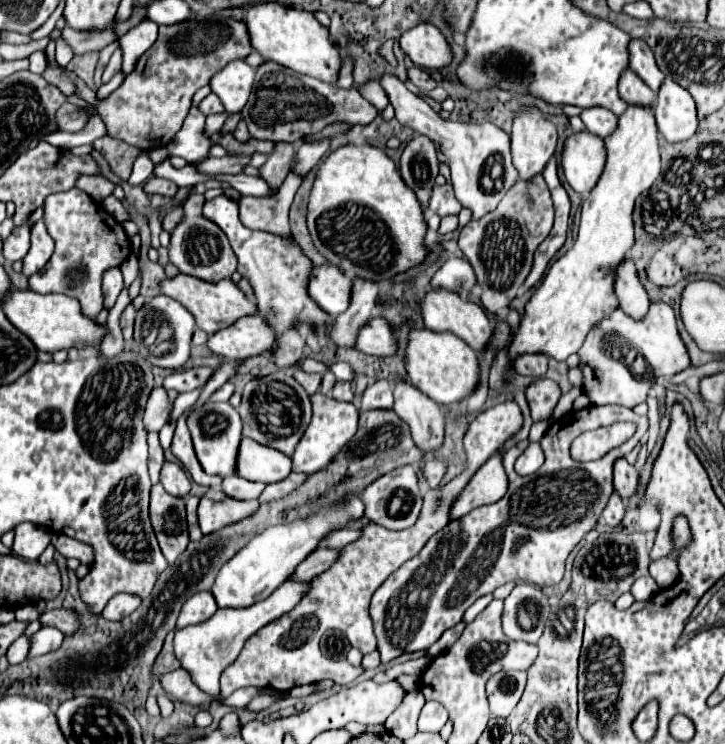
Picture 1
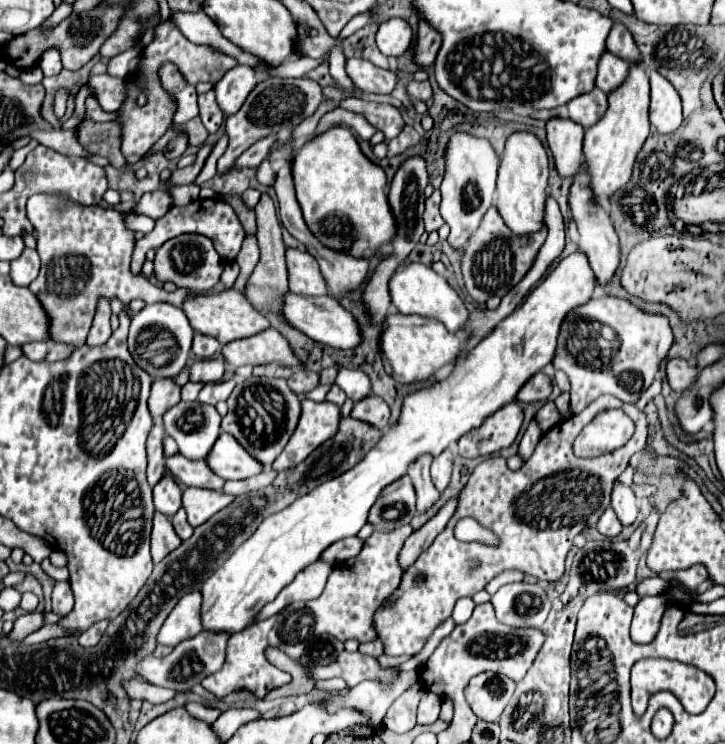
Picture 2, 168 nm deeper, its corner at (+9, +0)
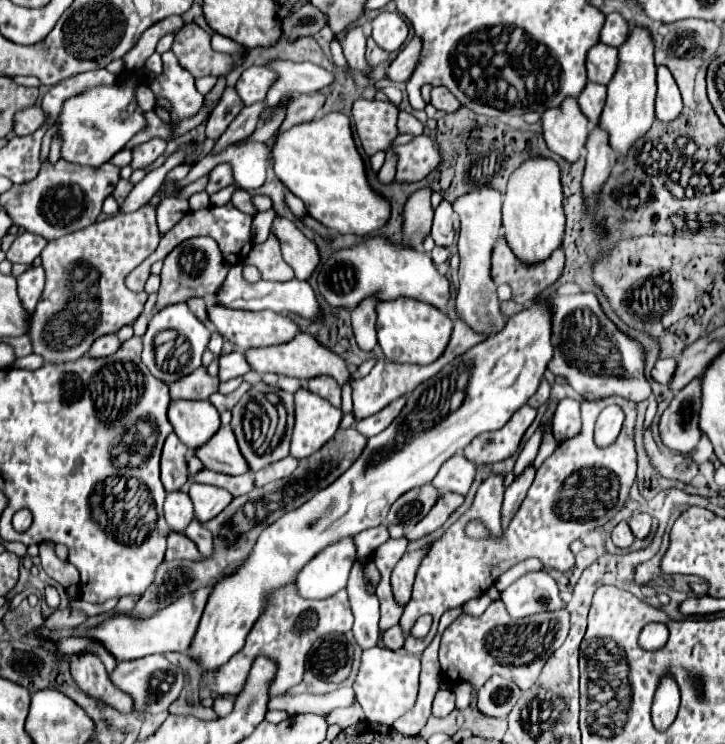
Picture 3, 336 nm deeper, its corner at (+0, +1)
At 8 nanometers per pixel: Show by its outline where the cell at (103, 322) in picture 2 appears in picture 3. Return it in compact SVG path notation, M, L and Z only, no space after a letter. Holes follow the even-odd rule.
M107 334L93 342L93 346L89 348L89 354L93 354L93 358L105 358L105 356L111 356L113 352L117 352L119 346L121 344L119 344L117 334Z

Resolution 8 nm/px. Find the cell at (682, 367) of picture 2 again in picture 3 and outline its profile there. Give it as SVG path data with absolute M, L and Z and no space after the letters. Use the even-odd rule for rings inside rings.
M665 358L665 360L657 360L657 364L651 370L651 378L659 384L669 384L669 376L673 376L673 368L675 368L675 360L673 358Z

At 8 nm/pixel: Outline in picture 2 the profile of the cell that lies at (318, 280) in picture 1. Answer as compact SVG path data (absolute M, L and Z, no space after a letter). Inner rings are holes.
M286 249L286 263L292 293L302 297L328 295L328 287L320 273L320 267L316 265L316 259L308 251Z

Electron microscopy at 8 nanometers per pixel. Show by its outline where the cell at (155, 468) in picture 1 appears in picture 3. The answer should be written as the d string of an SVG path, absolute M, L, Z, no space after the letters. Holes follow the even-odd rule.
M171 432L161 454L161 482L167 492L175 492L187 482L187 456L189 448Z

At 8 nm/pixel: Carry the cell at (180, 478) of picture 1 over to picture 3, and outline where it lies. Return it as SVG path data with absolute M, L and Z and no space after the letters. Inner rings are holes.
M171 492L165 500L165 520L173 532L185 532L189 522L195 518L193 504L187 494Z

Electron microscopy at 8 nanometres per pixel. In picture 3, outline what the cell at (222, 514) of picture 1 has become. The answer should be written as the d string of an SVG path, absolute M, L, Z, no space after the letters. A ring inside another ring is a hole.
M191 484L189 490L189 498L193 500L195 506L195 516L201 524L209 522L211 518L215 518L219 512L223 512L229 502L233 500L233 496L227 490L221 490L217 486L207 486L207 484Z

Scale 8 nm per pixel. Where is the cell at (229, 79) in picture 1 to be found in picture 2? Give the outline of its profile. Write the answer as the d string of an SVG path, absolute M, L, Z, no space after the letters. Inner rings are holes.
M236 65L214 85L218 107L224 115L232 115L246 101L250 89L256 85L256 73L250 65Z

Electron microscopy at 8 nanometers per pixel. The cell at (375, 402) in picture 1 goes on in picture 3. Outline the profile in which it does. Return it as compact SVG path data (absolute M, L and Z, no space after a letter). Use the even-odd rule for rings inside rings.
M405 398L395 400L389 408L383 408L381 412L377 412L377 416L373 416L373 418L369 418L369 420L359 420L359 422L355 424L355 428L357 428L365 438L371 438L371 436L383 432L383 430L399 416L399 412L401 412L403 406L405 406Z

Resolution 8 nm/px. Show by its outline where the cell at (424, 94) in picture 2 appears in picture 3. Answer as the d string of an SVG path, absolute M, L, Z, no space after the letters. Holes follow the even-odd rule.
M435 86L433 92L431 92L431 104L437 108L437 110L443 110L447 114L451 112L457 112L461 108L461 102L445 88L445 86Z

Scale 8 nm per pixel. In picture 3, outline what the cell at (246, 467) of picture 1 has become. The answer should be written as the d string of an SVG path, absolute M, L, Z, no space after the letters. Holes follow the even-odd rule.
M221 426L213 440L207 440L203 446L193 450L193 456L197 456L205 468L223 472L223 474L245 474L249 468L245 468L245 458L241 456L231 426Z

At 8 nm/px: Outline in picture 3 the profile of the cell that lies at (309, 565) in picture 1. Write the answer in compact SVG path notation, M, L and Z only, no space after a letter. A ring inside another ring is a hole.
M379 524L379 526L373 526L373 528L367 528L365 532L359 532L355 538L355 544L357 544L357 558L363 560L367 556L371 556L385 540L389 540L389 530L387 530L387 524Z

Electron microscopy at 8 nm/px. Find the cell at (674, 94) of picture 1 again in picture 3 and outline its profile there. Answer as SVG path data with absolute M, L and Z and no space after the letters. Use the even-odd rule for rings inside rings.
M657 66L657 98L655 98L655 116L663 122L675 120L683 110L681 92L665 66Z

